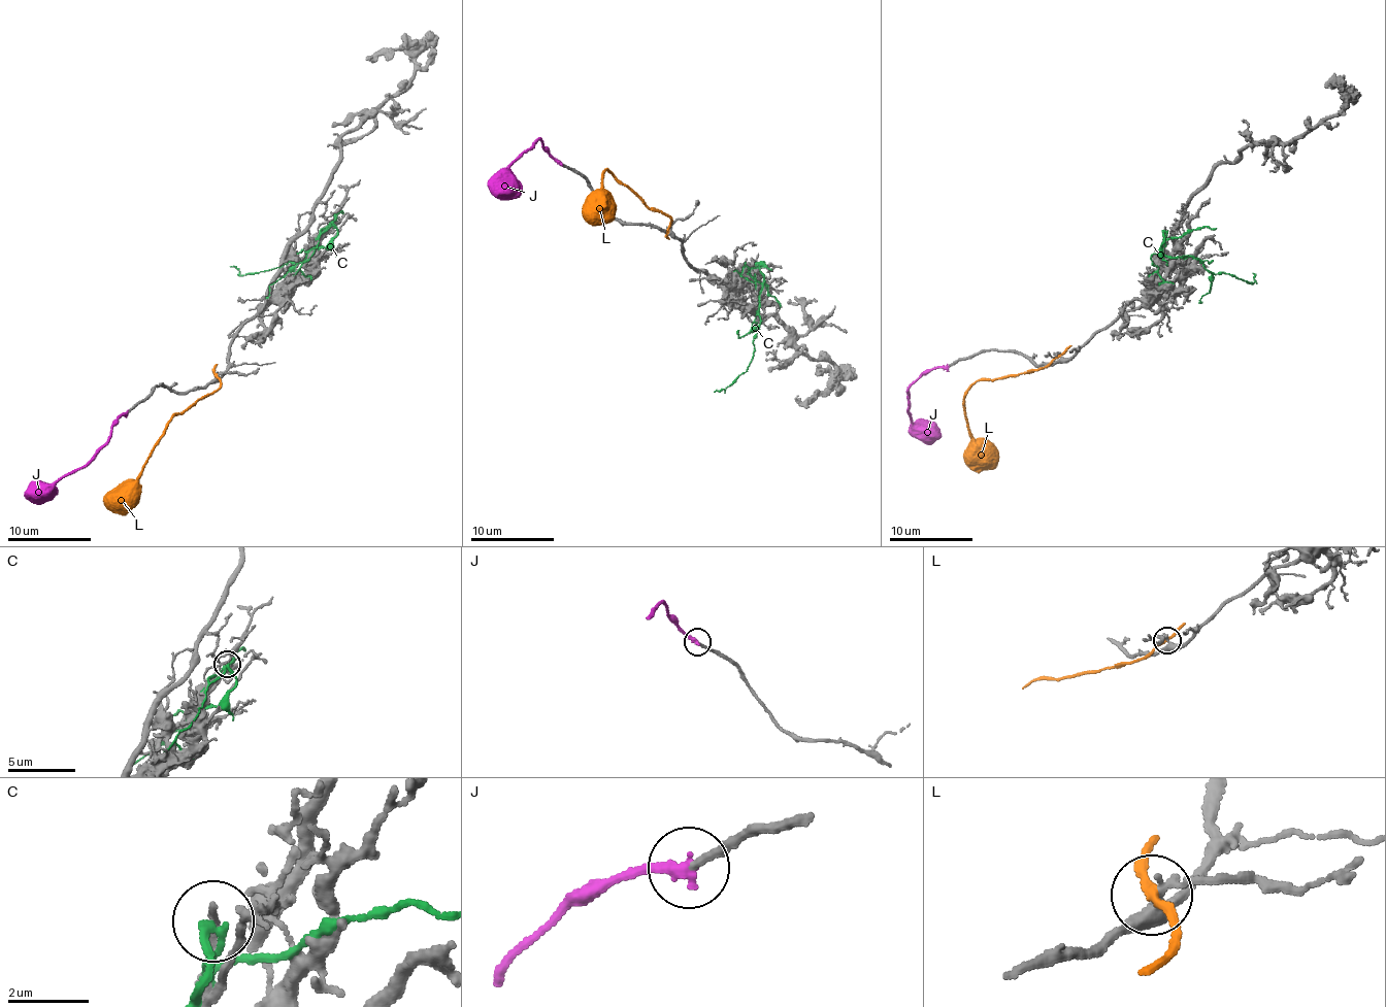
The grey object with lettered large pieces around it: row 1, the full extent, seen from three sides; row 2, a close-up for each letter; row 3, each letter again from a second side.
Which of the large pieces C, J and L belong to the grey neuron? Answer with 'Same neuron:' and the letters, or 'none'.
Same neuron: none

